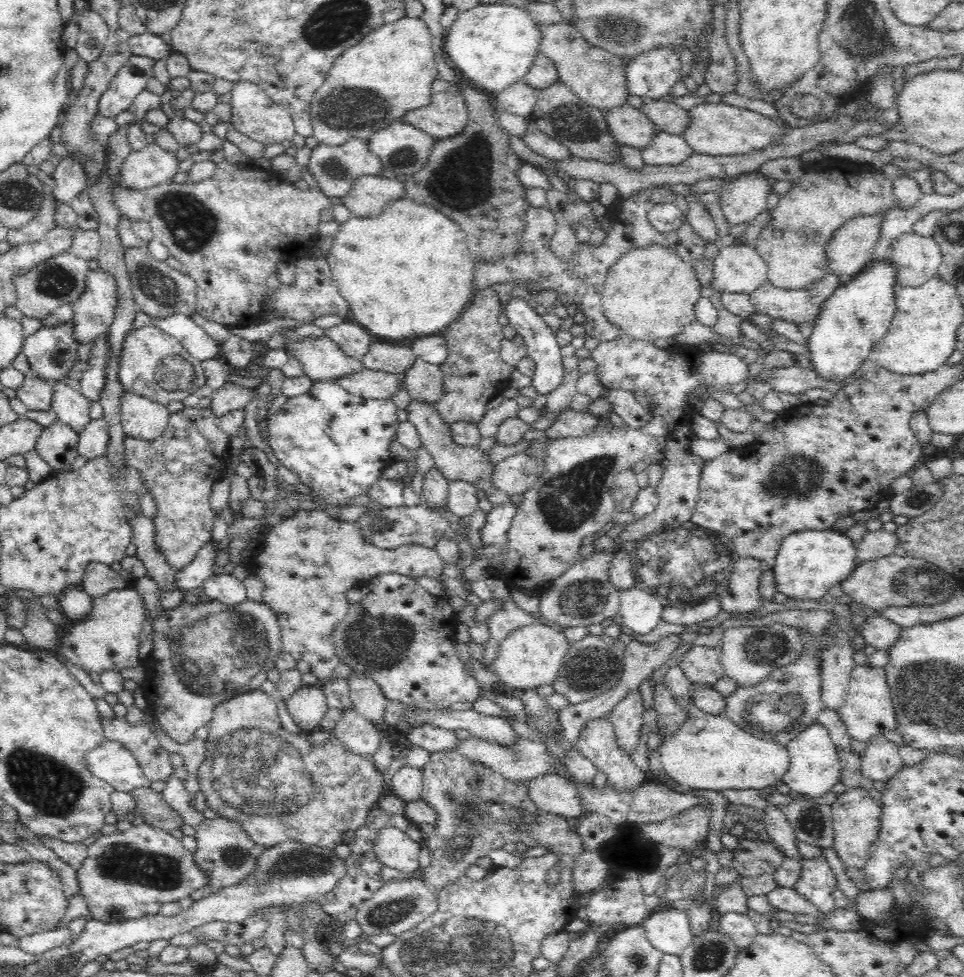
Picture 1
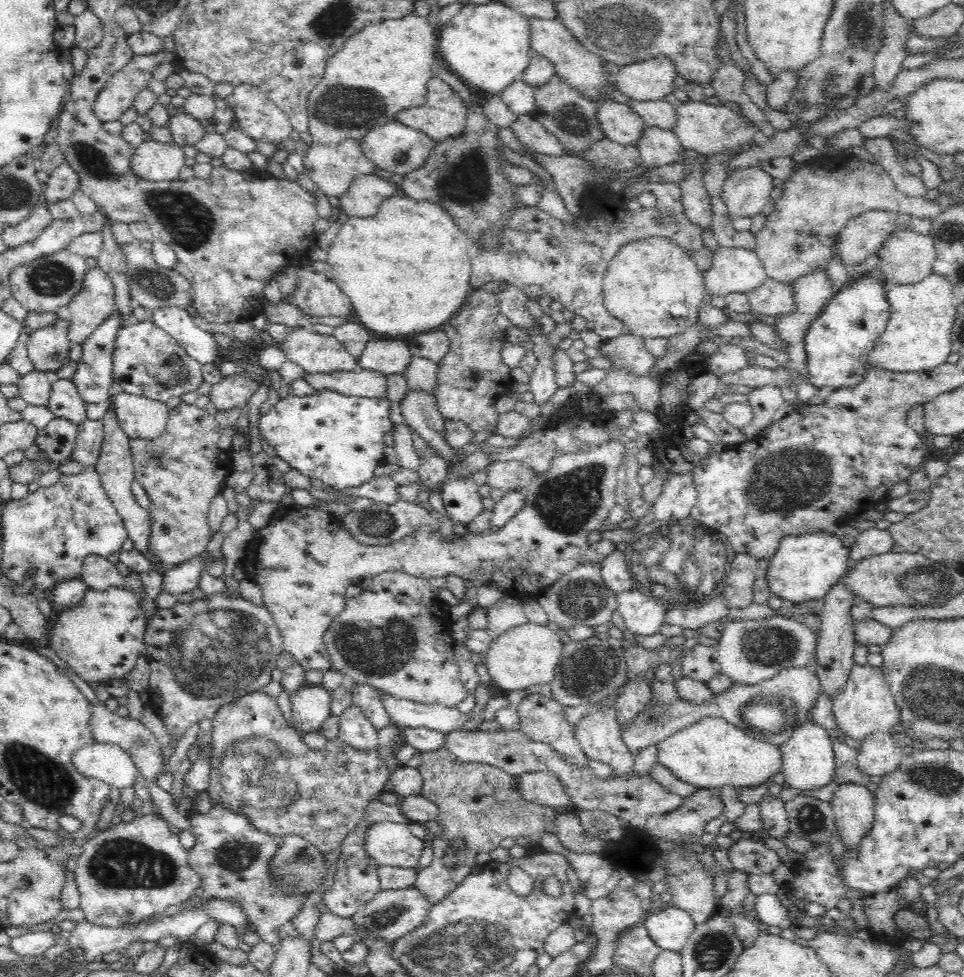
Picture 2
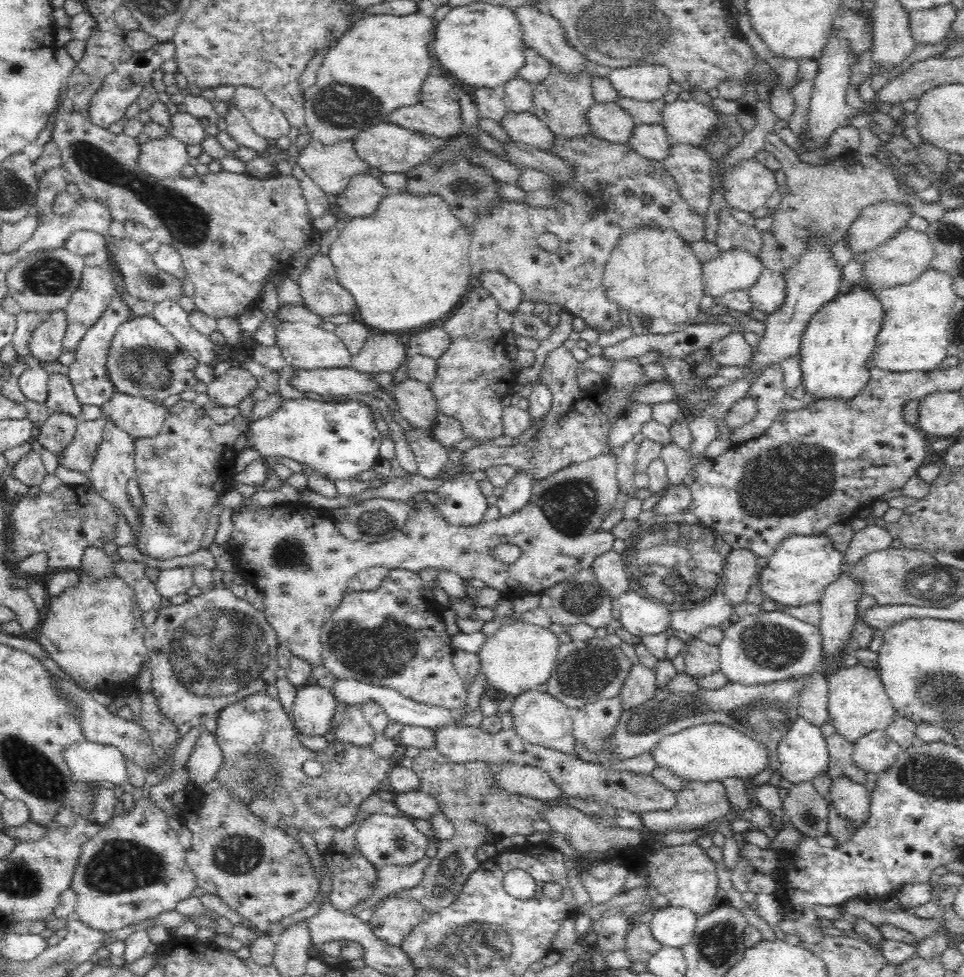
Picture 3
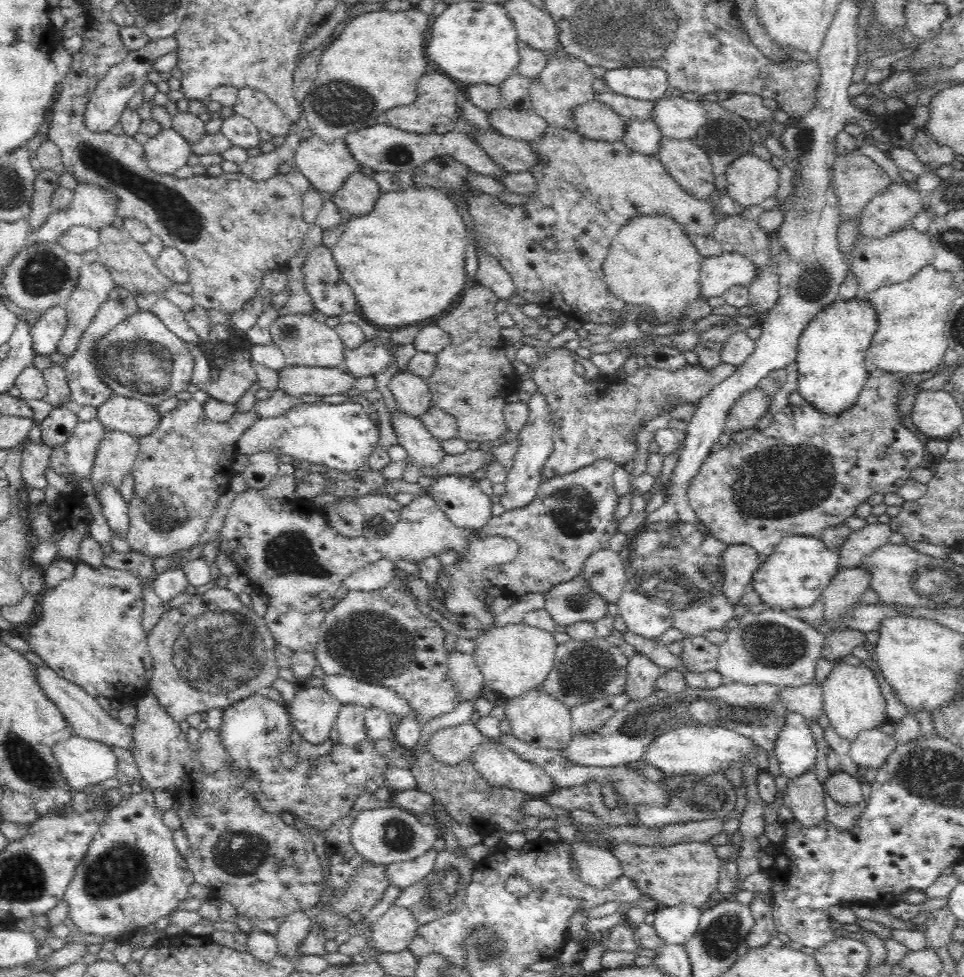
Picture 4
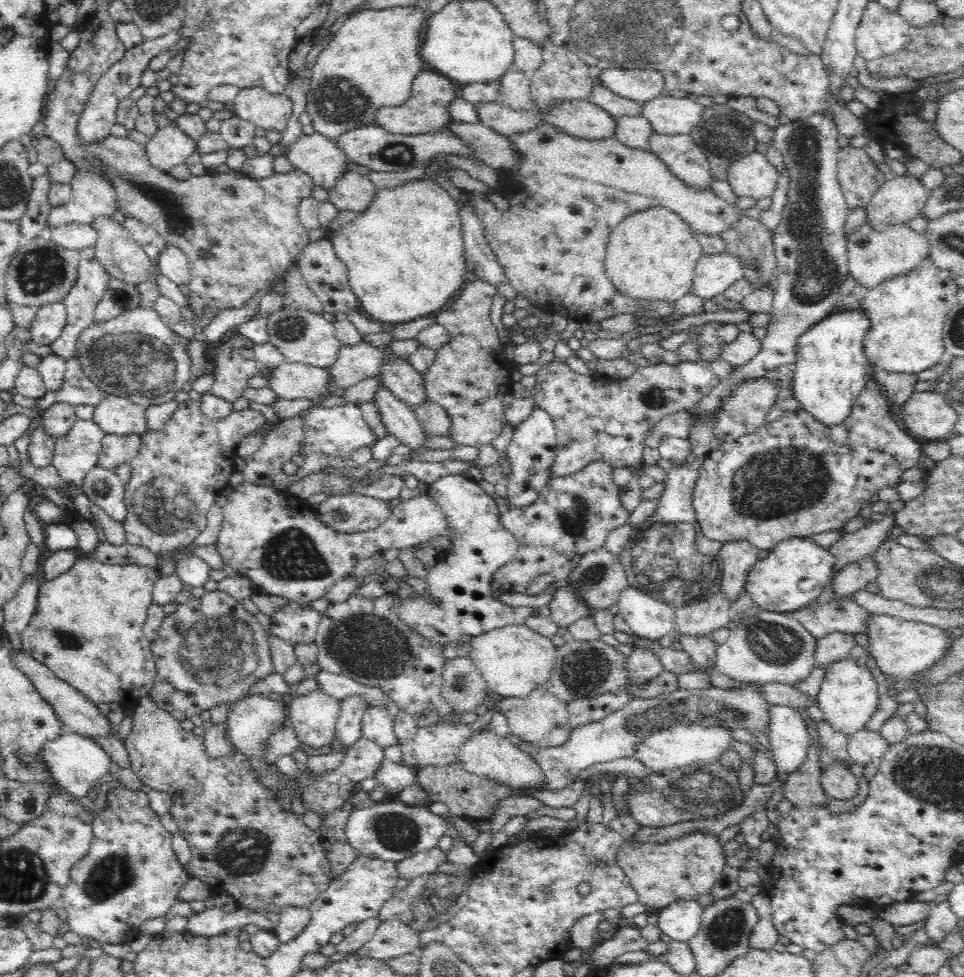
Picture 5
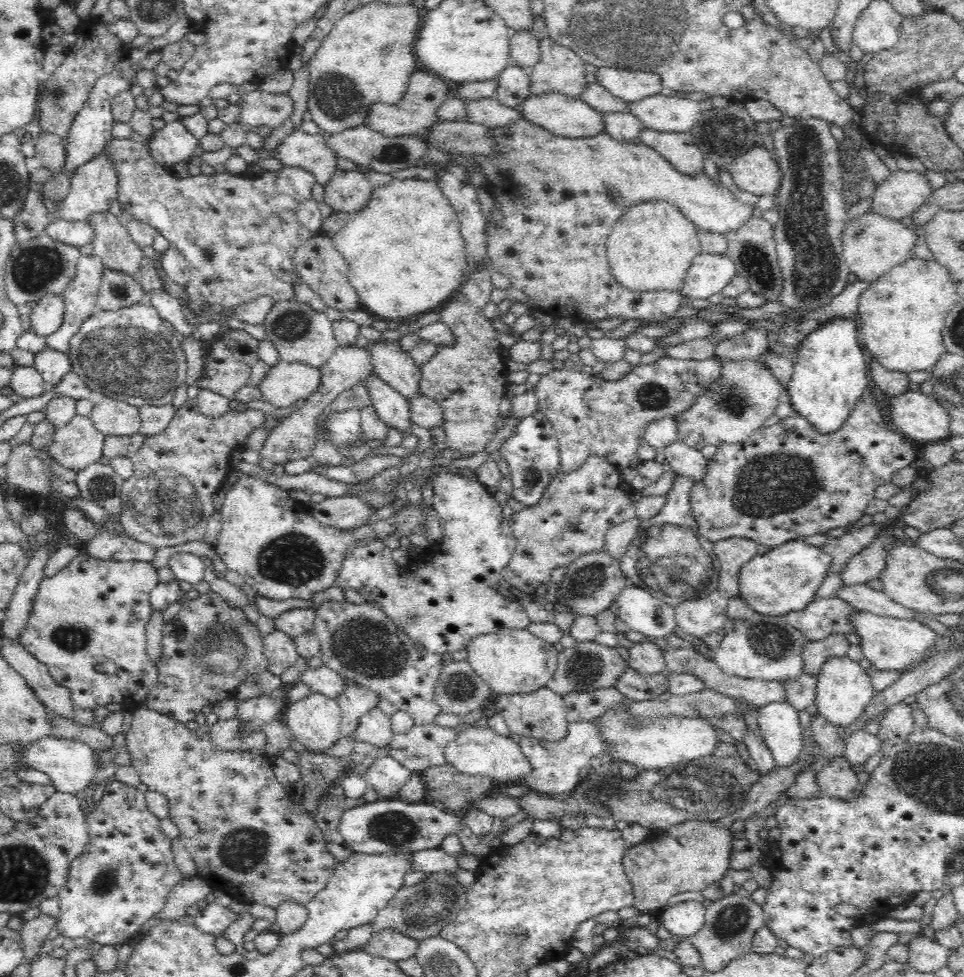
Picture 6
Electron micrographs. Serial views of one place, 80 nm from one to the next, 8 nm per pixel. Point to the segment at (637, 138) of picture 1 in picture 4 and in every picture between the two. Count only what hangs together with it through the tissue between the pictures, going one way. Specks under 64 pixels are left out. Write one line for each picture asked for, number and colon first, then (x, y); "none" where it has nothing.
2: (621, 124)
3: (608, 121)
4: (596, 120)

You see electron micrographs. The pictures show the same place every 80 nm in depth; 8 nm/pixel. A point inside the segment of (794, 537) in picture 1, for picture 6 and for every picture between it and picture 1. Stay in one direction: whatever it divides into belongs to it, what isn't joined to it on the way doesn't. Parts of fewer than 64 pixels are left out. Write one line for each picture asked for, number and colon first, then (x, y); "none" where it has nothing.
2: (805, 567)
3: (801, 568)
4: (794, 576)
5: (795, 572)
6: (787, 578)

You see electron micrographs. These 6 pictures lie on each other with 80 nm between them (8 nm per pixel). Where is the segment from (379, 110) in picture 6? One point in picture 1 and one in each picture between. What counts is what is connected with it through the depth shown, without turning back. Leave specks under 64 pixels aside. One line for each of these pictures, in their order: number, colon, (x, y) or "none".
1: (446, 115)
2: (444, 114)
3: (438, 113)
4: (435, 110)
5: (426, 110)

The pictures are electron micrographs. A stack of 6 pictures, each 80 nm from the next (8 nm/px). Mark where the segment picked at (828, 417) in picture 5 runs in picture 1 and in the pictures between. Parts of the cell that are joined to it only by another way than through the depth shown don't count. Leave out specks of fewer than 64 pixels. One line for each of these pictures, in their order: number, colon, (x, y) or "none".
1: (857, 315)
2: (837, 346)
3: (837, 344)
4: (832, 351)

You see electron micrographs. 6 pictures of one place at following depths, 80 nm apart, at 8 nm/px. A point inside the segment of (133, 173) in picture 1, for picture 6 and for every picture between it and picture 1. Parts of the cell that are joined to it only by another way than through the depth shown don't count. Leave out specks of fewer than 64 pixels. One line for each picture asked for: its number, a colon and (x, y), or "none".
2: (153, 160)
3: (161, 157)
4: (166, 152)
5: (168, 148)
6: (173, 145)

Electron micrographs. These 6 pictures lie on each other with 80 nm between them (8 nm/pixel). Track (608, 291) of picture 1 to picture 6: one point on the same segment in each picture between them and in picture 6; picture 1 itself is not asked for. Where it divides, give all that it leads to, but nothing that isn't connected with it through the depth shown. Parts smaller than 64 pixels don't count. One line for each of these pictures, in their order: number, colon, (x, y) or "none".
2: (653, 286)
3: (652, 273)
4: (651, 262)
5: (651, 255)
6: (651, 247)

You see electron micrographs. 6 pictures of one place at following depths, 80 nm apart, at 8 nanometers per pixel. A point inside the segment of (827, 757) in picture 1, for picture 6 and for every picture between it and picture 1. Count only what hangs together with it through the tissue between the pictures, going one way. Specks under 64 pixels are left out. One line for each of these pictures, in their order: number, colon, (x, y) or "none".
2: (808, 763)
3: (803, 754)
4: (795, 748)
5: (788, 736)
6: (779, 722)

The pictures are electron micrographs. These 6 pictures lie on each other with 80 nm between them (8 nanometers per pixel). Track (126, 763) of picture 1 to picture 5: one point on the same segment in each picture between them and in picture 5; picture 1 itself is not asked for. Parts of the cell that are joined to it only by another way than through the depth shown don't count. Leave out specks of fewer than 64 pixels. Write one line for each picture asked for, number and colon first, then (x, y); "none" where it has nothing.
2: (107, 762)
3: (90, 762)
4: (83, 762)
5: (76, 762)

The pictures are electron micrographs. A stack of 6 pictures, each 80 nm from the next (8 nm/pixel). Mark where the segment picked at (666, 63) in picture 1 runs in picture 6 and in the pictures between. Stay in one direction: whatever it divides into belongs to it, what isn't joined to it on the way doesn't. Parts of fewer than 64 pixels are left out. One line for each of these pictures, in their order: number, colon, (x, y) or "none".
2: (647, 80)
3: (648, 82)
4: (651, 83)
5: (641, 85)
6: (630, 86)

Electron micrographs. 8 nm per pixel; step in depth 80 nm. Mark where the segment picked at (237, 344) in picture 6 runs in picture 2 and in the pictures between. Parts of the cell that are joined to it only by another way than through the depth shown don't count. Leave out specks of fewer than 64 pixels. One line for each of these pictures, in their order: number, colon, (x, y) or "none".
2: (235, 391)
3: (230, 389)
4: (237, 375)
5: (235, 364)

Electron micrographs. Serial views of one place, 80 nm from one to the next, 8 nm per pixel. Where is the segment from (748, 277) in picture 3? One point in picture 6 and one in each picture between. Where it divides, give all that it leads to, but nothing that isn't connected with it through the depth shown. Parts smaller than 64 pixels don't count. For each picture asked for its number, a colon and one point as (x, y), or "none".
4: (718, 274)
5: (714, 273)
6: (708, 274)

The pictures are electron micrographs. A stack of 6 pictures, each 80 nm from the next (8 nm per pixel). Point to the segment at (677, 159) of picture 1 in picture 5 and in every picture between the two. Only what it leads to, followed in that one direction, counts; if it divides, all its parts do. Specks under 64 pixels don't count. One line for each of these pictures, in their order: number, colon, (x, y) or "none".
2: (658, 146)
3: (650, 140)
4: (644, 137)
5: (634, 131)

